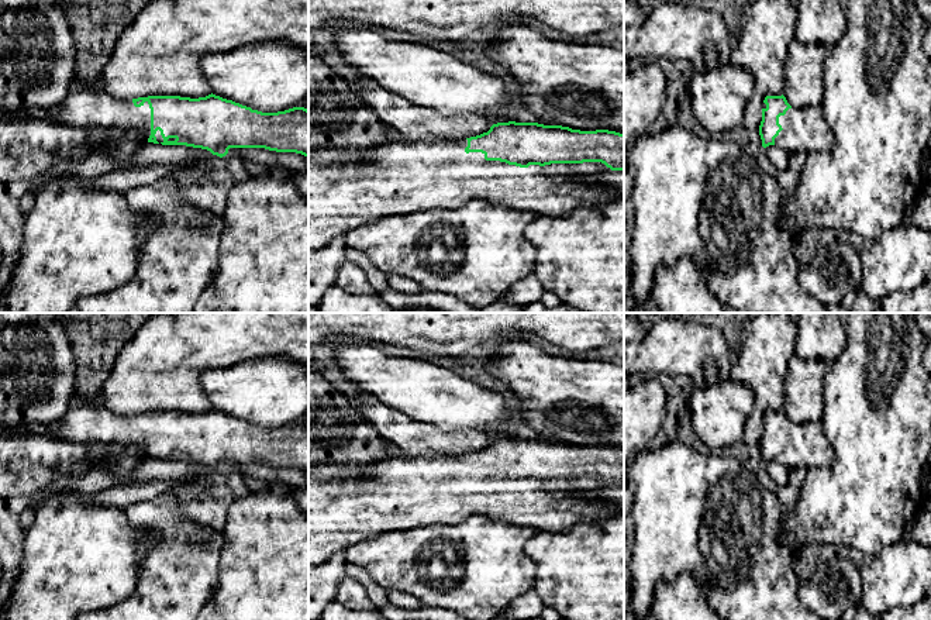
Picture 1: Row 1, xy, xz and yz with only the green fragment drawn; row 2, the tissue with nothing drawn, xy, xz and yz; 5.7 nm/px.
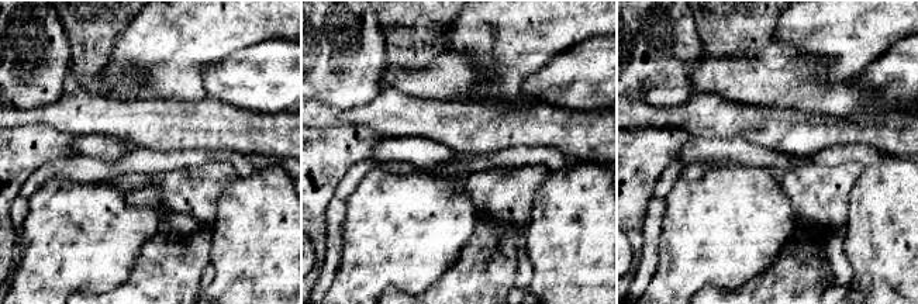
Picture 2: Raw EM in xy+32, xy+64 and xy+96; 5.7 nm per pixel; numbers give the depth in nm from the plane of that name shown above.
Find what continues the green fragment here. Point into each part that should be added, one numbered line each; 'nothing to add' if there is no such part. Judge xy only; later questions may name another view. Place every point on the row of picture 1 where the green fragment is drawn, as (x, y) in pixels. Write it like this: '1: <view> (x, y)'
1: xy (89, 109)

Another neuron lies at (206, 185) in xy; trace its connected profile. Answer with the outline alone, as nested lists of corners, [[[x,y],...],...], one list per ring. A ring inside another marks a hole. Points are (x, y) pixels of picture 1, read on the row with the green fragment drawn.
[[[211,158],[169,176],[177,180],[185,202],[217,217],[224,214],[230,190],[252,178],[238,158]]]

